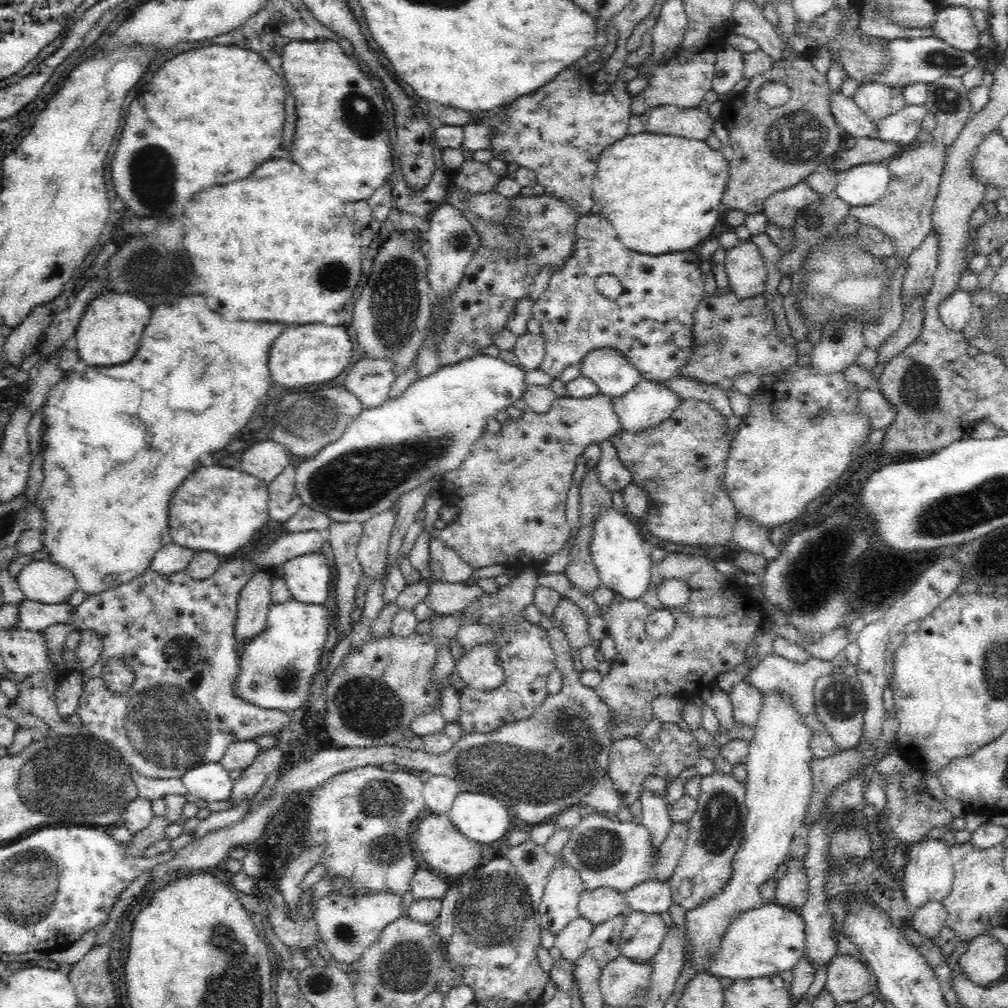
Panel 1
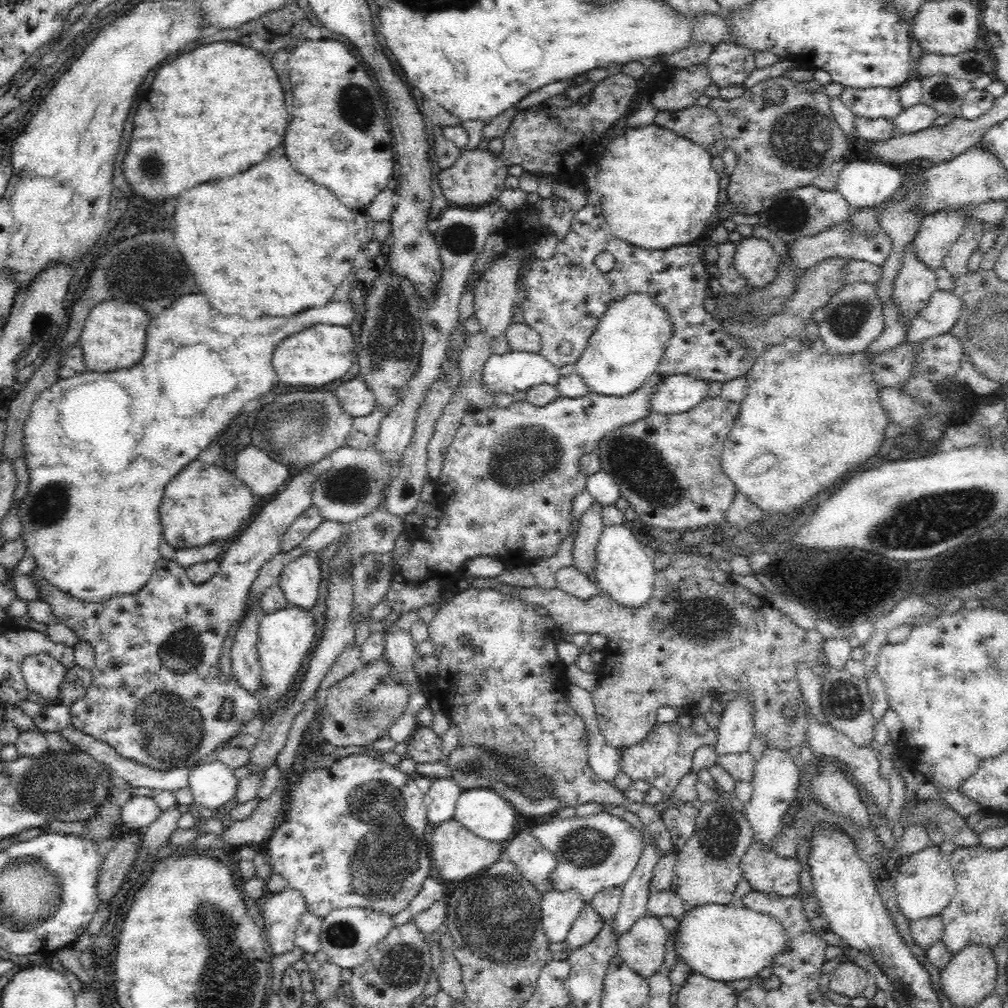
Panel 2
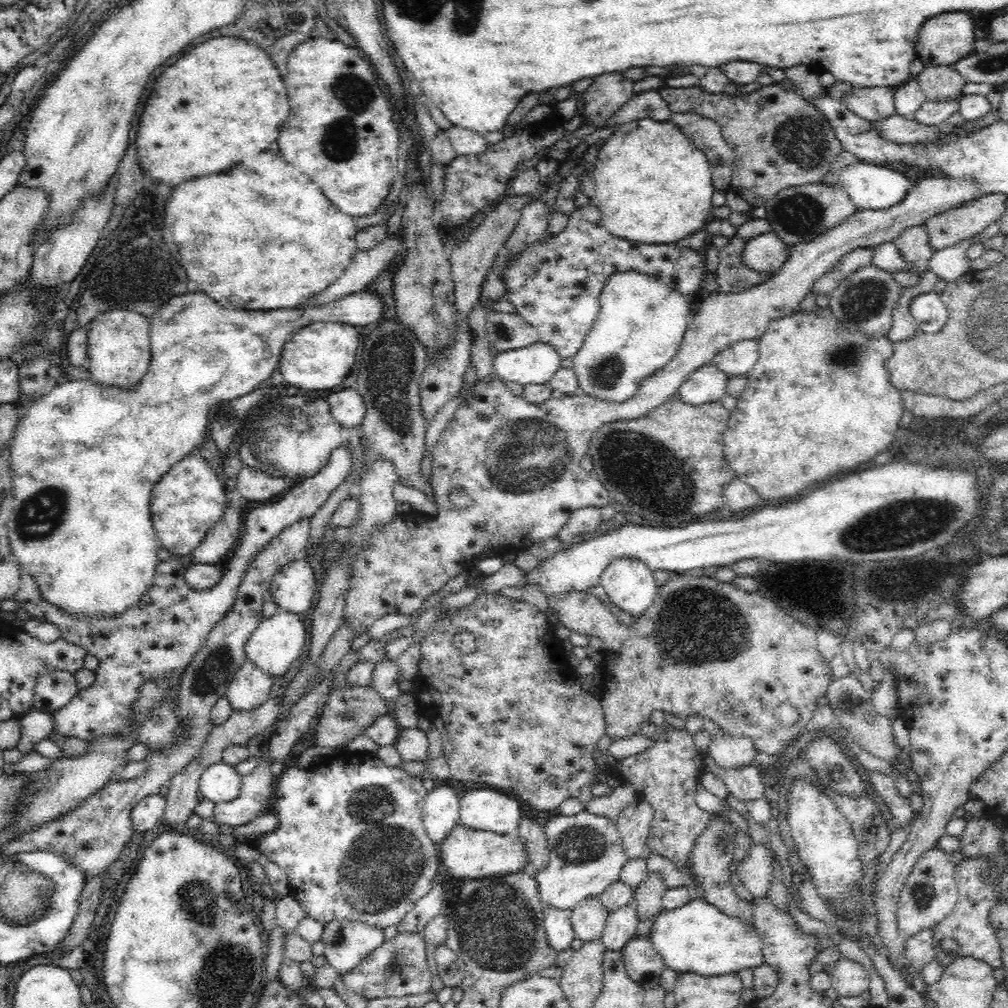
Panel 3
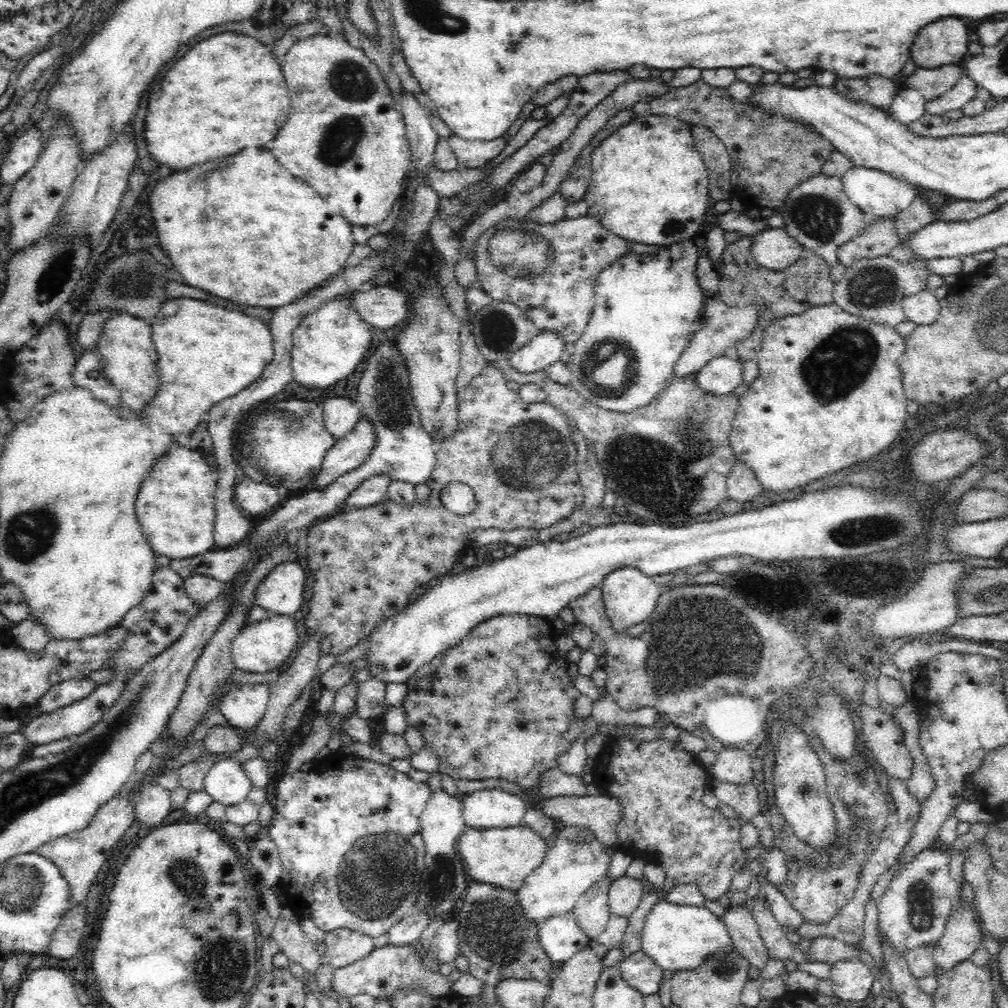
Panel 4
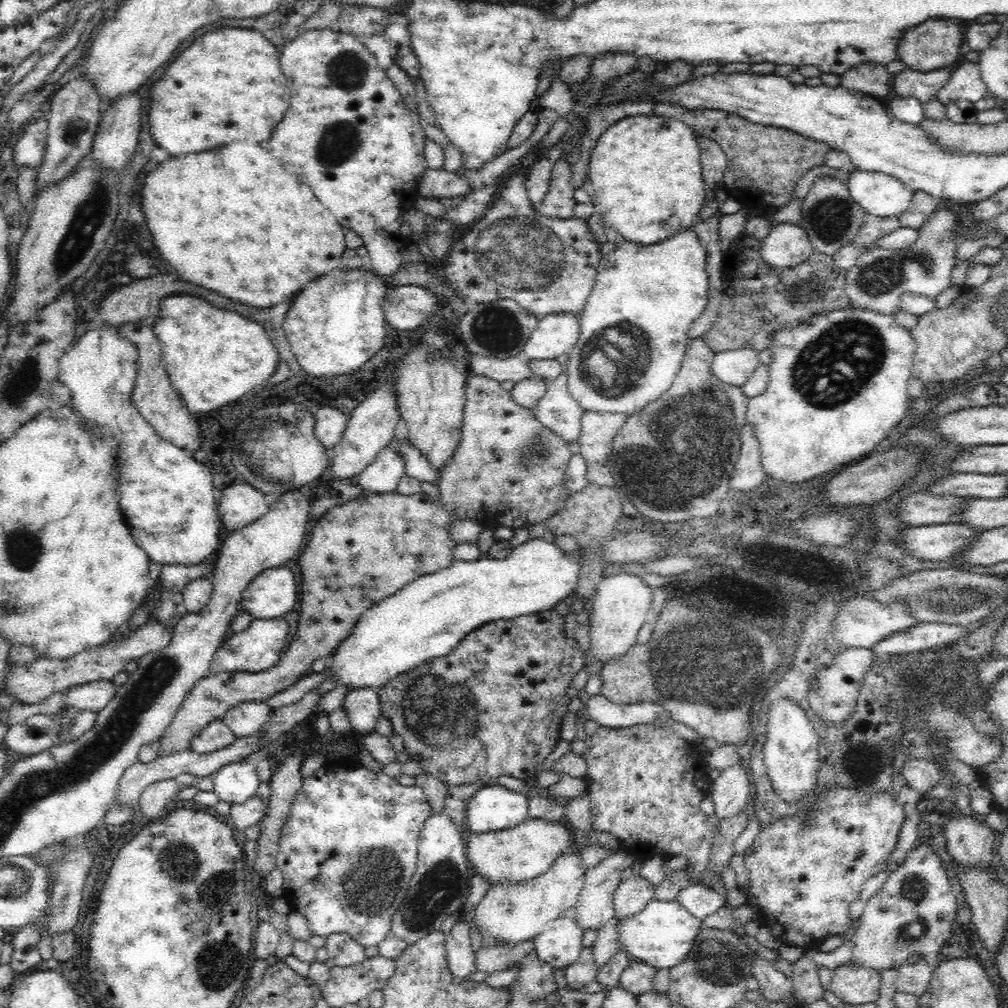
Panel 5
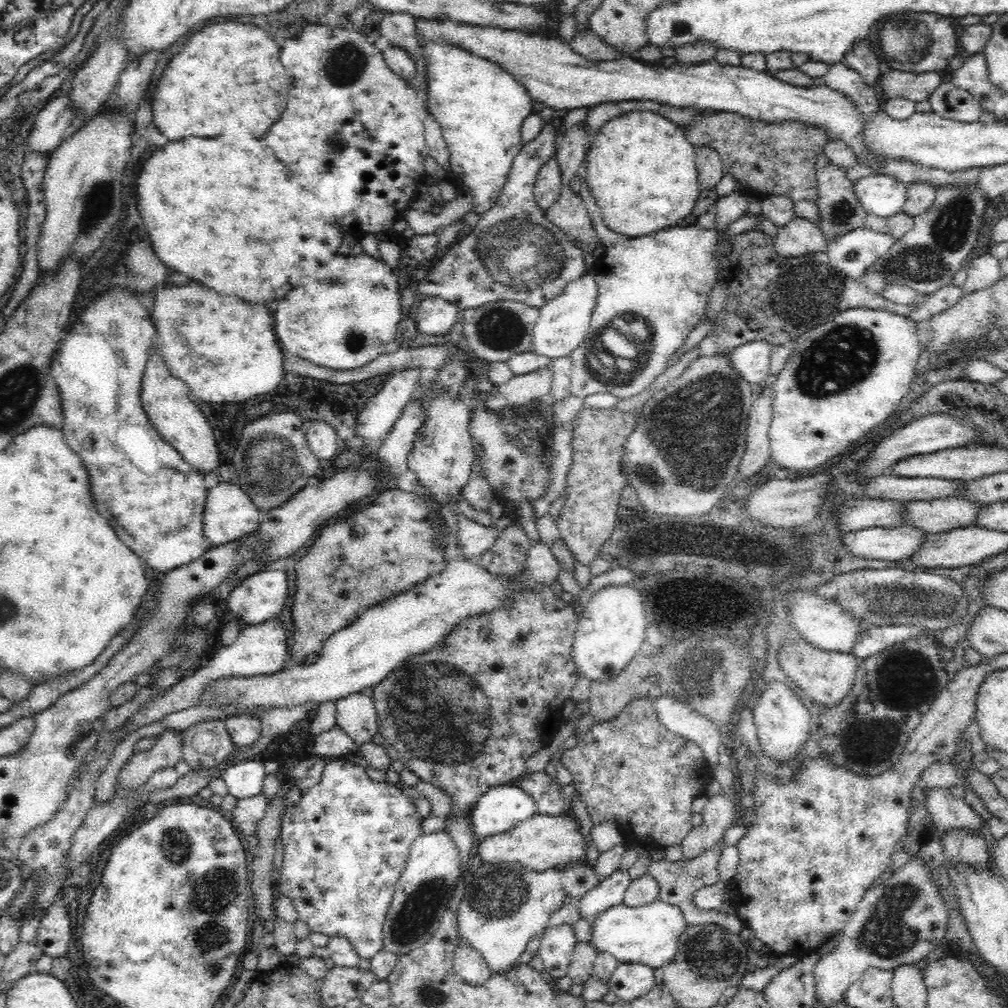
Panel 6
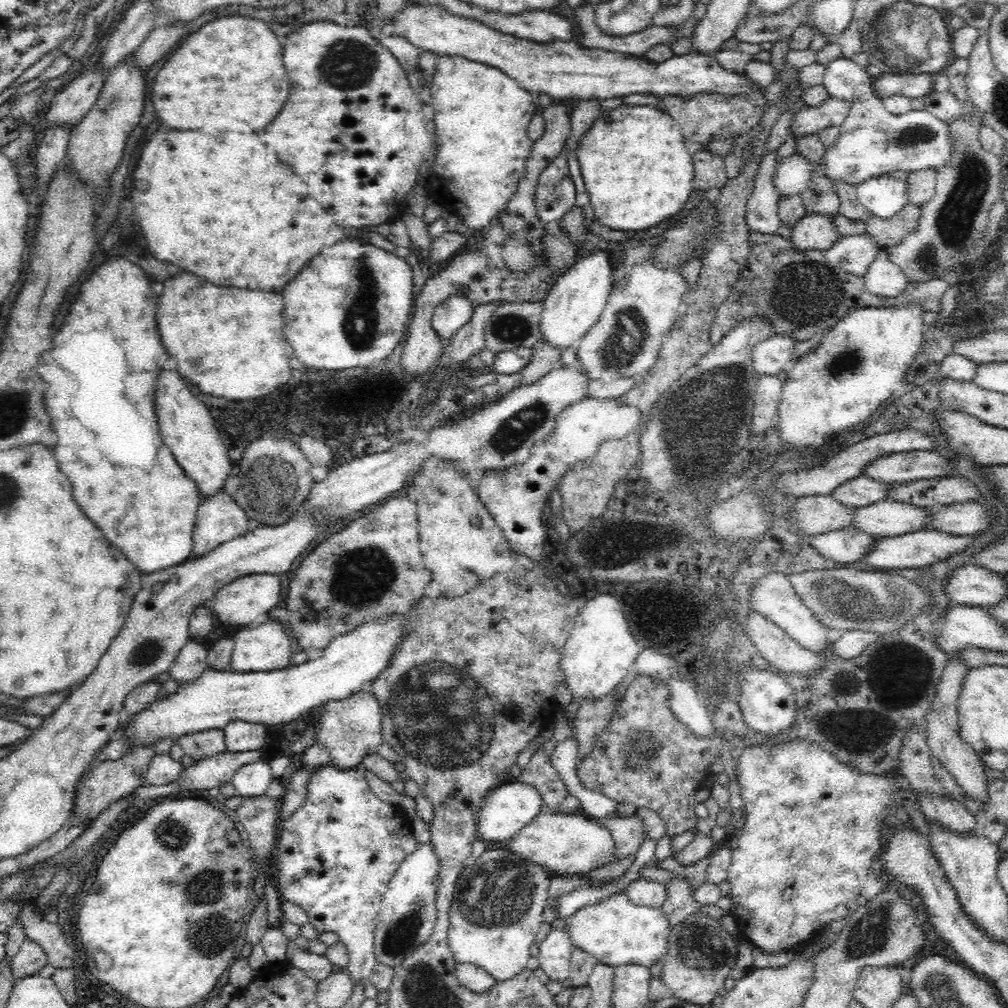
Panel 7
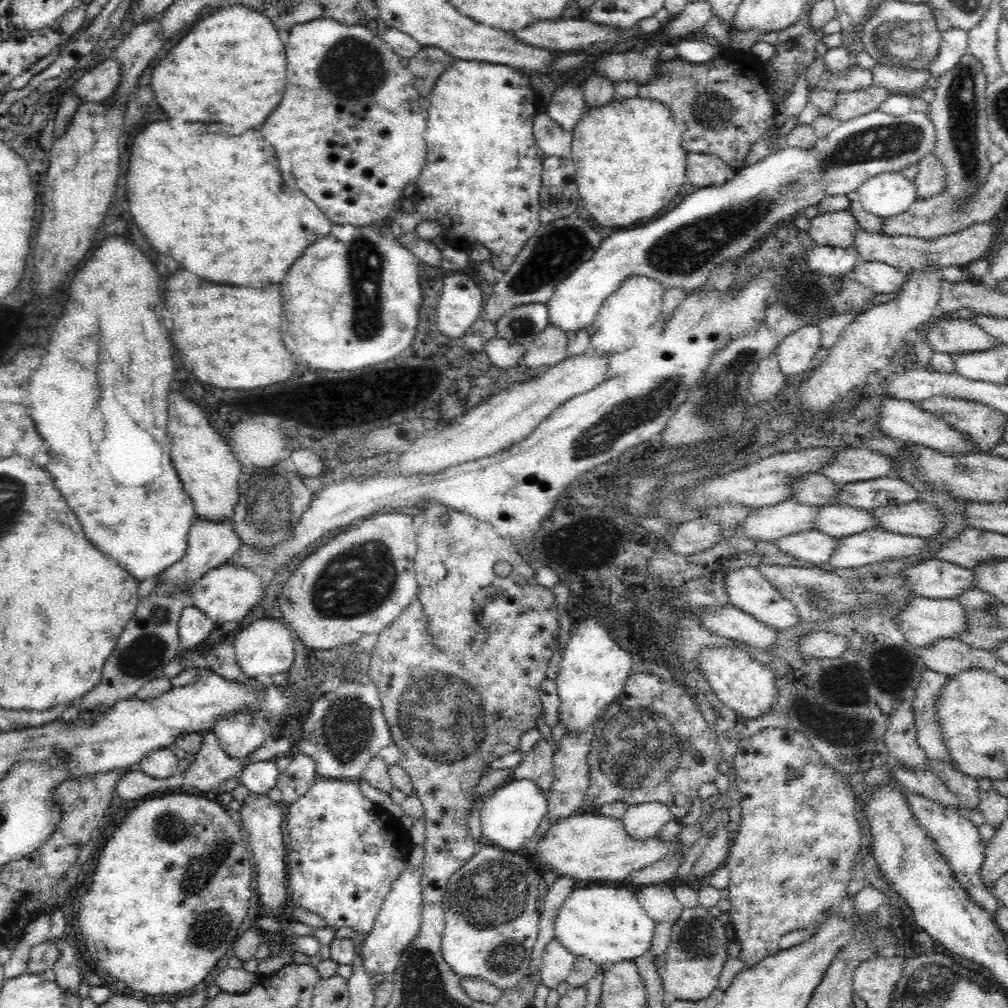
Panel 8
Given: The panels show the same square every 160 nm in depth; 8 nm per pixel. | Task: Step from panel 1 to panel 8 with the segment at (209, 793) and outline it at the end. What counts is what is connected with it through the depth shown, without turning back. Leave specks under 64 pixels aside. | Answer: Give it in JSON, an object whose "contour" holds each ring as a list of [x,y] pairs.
{"contour":[[[256,760],[247,764],[241,772],[242,784],[251,793],[259,795],[267,793],[275,787],[280,774],[277,764],[273,760]]]}

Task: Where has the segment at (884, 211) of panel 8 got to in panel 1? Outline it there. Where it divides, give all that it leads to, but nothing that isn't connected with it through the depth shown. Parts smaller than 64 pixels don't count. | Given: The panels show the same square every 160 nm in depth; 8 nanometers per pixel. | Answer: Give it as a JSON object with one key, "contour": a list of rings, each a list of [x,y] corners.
{"contour":[[[886,162],[859,164],[837,173],[834,193],[851,207],[871,205],[884,196],[890,179]]]}

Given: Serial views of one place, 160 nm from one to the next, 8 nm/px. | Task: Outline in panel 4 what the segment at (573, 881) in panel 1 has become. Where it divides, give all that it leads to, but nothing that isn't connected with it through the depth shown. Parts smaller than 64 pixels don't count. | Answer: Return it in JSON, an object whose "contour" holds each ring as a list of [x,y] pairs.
{"contour":[[[562,913],[540,922],[539,944],[548,959],[559,965],[589,947],[586,932],[578,927],[574,913]]]}

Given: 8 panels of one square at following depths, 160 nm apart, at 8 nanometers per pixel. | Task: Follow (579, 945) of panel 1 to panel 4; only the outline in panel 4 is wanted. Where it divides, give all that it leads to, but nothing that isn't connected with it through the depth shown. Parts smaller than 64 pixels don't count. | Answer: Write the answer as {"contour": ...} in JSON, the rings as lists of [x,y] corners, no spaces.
{"contour":[[[602,880],[578,899],[573,913],[578,927],[586,932],[588,939],[596,939],[598,934],[606,929],[612,914],[608,904],[608,889],[610,881]]]}

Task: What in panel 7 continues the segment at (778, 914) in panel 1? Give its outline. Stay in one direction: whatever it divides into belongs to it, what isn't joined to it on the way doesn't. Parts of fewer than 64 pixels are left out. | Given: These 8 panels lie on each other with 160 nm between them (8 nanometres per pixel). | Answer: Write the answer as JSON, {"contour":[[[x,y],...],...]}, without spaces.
{"contour":[[[626,890],[612,892],[592,904],[586,904],[566,919],[564,930],[571,937],[574,948],[578,948],[598,960],[599,964],[625,966],[636,964],[650,967],[656,964],[660,954],[667,952],[671,934],[669,921],[661,909],[635,905]]]}

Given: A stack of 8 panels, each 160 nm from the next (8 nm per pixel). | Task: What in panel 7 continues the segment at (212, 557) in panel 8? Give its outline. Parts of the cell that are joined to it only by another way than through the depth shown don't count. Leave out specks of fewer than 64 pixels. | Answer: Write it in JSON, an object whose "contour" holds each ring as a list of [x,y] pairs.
{"contour":[[[226,489],[203,500],[198,508],[192,534],[192,552],[187,560],[204,556],[217,546],[242,536],[251,527],[246,514],[239,509]]]}

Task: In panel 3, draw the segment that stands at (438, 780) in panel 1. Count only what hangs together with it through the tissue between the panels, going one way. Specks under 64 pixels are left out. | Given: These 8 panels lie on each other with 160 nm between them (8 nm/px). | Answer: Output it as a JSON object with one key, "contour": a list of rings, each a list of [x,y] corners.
{"contour":[[[436,783],[425,796],[422,822],[428,836],[438,849],[441,848],[449,832],[459,824],[460,799],[454,789],[445,783]]]}

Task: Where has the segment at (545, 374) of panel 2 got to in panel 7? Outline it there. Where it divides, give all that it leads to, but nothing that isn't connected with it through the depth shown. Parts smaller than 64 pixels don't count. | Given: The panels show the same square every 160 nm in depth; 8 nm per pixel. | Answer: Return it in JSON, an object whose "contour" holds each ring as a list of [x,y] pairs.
{"contour":[[[594,250],[589,255],[580,258],[560,276],[548,296],[542,303],[540,332],[541,342],[551,344],[557,350],[566,350],[576,345],[600,318],[609,294],[613,291],[611,250]]]}

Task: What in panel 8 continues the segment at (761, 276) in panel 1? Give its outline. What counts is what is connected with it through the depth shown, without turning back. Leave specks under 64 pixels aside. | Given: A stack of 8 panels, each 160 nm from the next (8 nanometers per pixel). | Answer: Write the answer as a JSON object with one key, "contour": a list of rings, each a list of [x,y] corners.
{"contour":[[[849,209],[826,212],[815,216],[810,222],[808,236],[814,244],[831,247],[854,246],[856,234],[862,230]]]}

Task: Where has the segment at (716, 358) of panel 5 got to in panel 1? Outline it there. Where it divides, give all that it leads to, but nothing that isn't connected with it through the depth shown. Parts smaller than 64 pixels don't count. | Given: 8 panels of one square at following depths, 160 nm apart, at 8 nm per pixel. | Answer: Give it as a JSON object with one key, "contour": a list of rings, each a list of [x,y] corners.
{"contour":[[[642,379],[624,396],[615,397],[613,408],[624,432],[640,433],[668,418],[684,396],[665,383]]]}

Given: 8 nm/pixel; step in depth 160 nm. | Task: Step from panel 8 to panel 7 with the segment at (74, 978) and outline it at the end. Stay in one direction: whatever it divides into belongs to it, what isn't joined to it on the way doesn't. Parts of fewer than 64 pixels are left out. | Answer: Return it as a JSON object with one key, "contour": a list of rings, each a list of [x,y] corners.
{"contour":[[[32,901],[24,902],[18,913],[26,937],[36,942],[46,953],[48,965],[56,970],[74,971],[73,950],[67,945],[63,930],[59,925],[50,924],[34,913]]]}

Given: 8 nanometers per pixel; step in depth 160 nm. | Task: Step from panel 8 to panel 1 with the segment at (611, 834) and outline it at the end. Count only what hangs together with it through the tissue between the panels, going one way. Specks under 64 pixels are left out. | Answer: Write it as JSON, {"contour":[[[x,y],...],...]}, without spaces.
{"contour":[[[448,814],[426,816],[424,820],[420,820],[416,844],[422,852],[422,858],[426,858],[426,862],[428,862],[428,869],[440,870],[439,875],[444,879],[463,878],[467,872],[481,866],[478,862],[481,858],[482,845],[461,834],[456,826],[452,824]]]}

